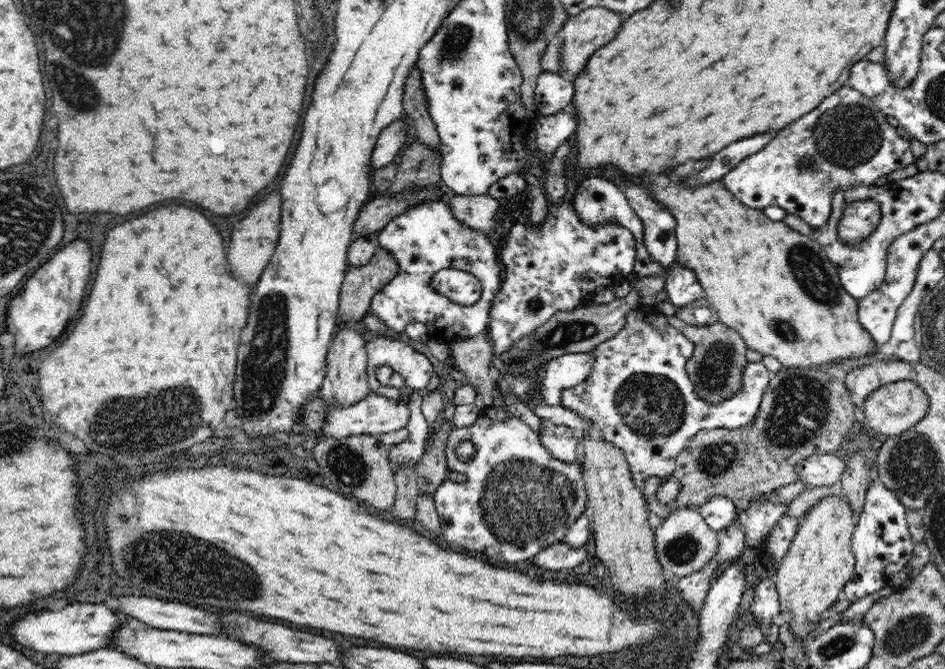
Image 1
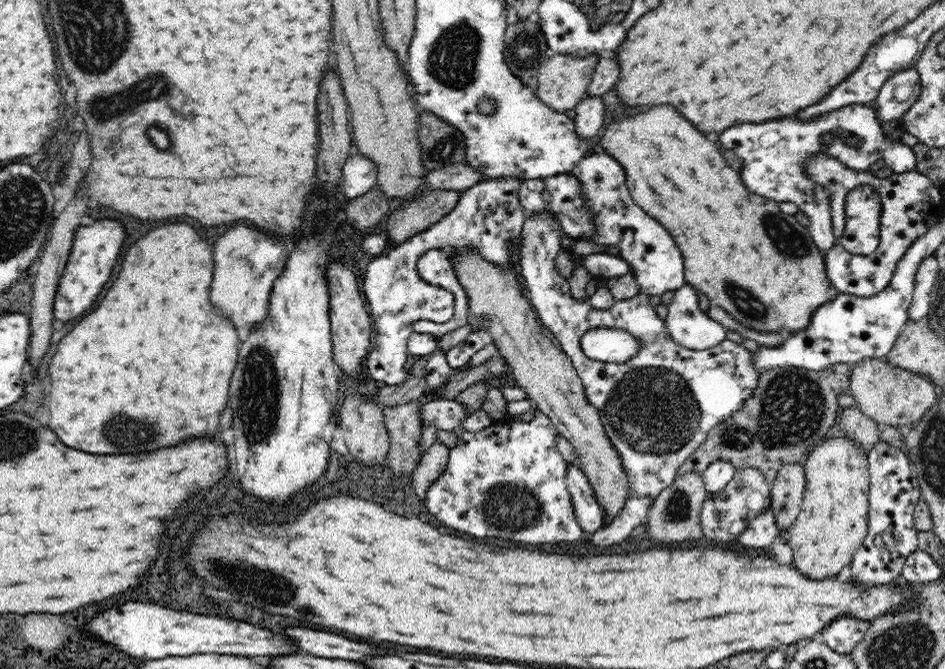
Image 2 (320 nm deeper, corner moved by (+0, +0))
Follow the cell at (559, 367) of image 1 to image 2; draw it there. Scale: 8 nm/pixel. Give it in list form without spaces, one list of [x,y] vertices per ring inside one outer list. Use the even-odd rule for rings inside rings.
[[[534,410],[535,418],[530,422],[522,421],[507,421],[498,420],[492,422],[490,426],[486,426],[484,430],[480,432],[468,432],[467,430],[460,430],[458,432],[458,442],[456,446],[450,449],[449,461],[446,468],[442,471],[442,474],[433,482],[433,485],[426,491],[425,505],[427,510],[440,522],[444,522],[446,526],[458,530],[458,532],[464,532],[464,534],[470,534],[470,536],[476,536],[476,538],[502,538],[502,540],[512,540],[512,542],[522,542],[522,544],[540,544],[540,542],[574,542],[574,540],[580,540],[584,538],[585,533],[582,527],[576,520],[573,502],[571,501],[571,495],[567,489],[565,481],[566,472],[568,472],[568,462],[560,455],[560,452],[556,449],[554,440],[559,432],[556,430],[554,423],[542,413],[542,411]]]

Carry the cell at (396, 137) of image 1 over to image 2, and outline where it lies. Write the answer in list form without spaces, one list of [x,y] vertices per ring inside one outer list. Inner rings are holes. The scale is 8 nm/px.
[[[361,154],[352,155],[342,166],[341,182],[347,198],[358,198],[377,186],[377,166]]]

